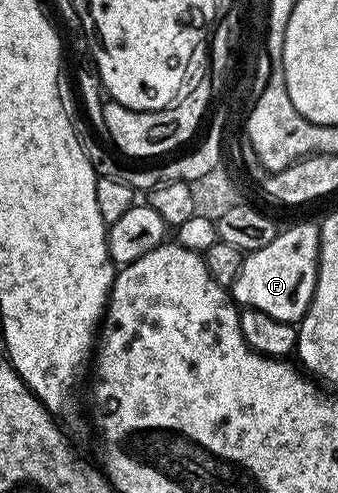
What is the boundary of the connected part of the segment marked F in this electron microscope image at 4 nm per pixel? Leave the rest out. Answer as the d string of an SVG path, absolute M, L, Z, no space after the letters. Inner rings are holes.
M302 221L279 231L268 247L247 252L242 258L240 275L236 275L236 283L232 286L235 302L248 309L264 311L264 315L272 315L272 319L291 323L301 321L316 291L320 255L318 231L317 224Z

